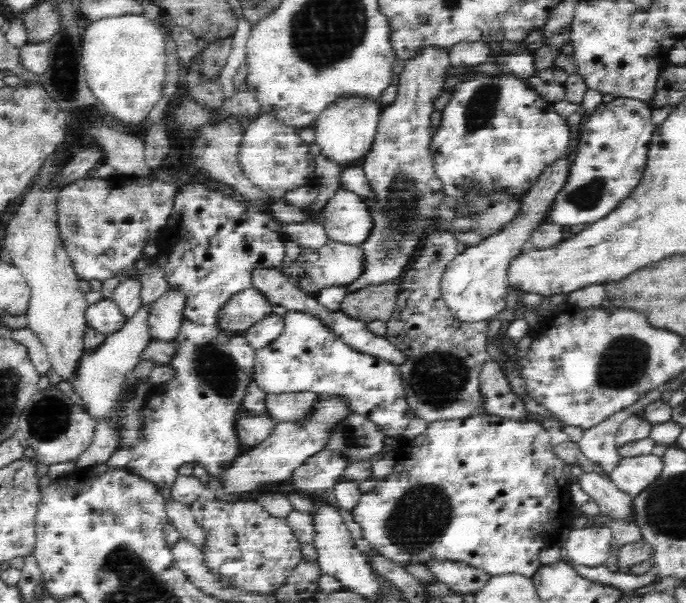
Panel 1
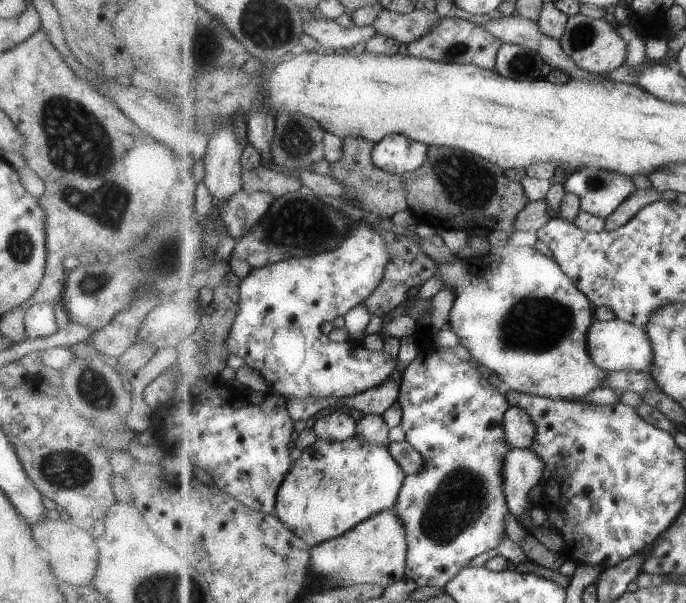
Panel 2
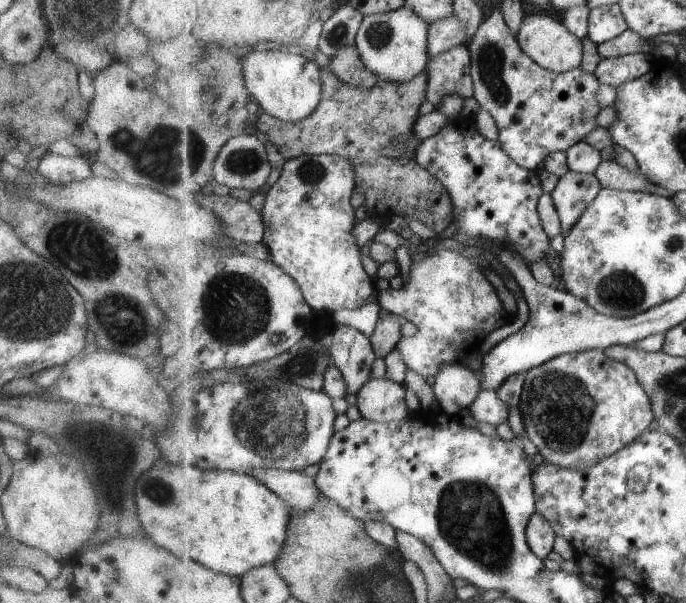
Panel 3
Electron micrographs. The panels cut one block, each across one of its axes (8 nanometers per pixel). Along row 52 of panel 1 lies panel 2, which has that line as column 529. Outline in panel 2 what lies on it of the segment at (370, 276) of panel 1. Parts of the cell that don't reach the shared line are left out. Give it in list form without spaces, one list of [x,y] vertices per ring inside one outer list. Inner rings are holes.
[[[512,405],[504,416],[506,441],[511,448],[531,449],[538,428],[532,416],[519,405]]]

